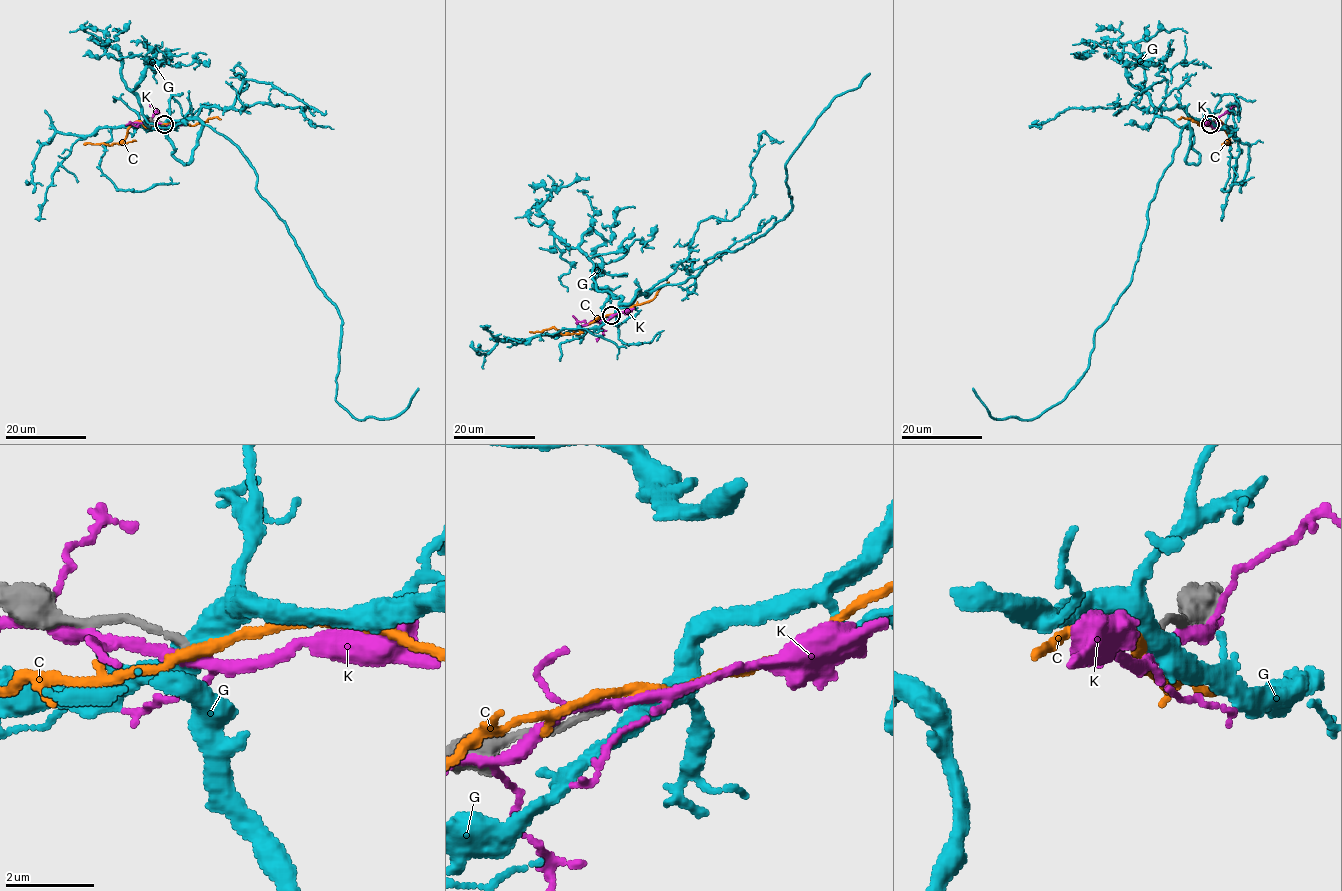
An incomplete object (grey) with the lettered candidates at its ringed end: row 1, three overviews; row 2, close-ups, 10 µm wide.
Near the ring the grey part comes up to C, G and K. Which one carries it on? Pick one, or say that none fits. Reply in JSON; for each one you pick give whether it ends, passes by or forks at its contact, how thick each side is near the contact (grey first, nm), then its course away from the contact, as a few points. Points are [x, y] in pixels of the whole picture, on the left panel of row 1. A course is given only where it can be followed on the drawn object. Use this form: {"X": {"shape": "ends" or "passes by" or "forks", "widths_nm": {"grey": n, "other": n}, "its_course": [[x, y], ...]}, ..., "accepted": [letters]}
{"accepted": []}

